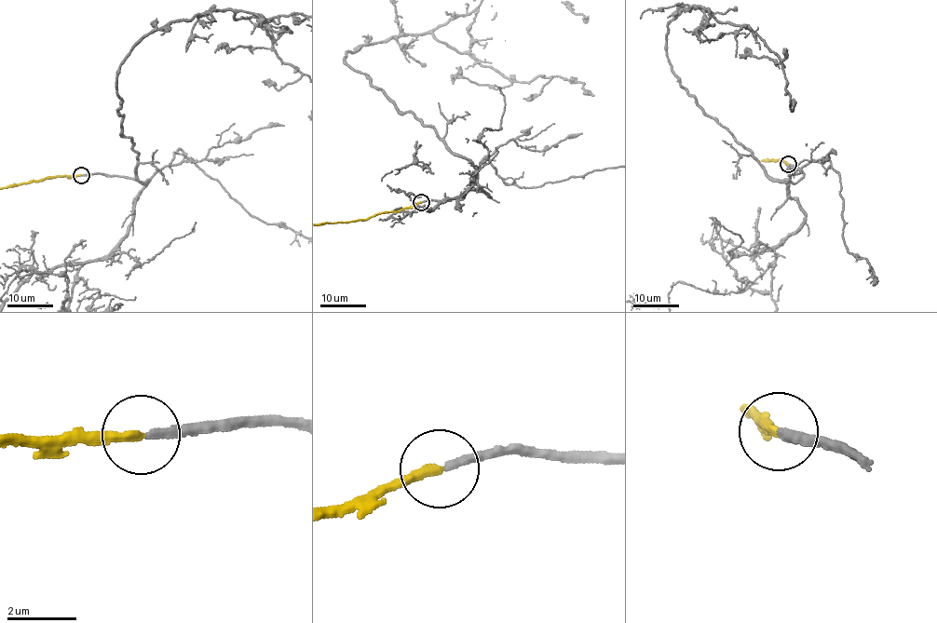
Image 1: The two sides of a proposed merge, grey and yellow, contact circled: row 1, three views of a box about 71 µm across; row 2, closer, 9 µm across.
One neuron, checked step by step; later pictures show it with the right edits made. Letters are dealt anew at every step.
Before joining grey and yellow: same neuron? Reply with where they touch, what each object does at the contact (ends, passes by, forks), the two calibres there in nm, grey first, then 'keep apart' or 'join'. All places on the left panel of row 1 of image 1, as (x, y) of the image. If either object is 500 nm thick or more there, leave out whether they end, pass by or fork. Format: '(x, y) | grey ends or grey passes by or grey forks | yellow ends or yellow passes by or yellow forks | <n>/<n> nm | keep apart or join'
(81, 175) | grey ends | yellow ends | 200/280 nm | join

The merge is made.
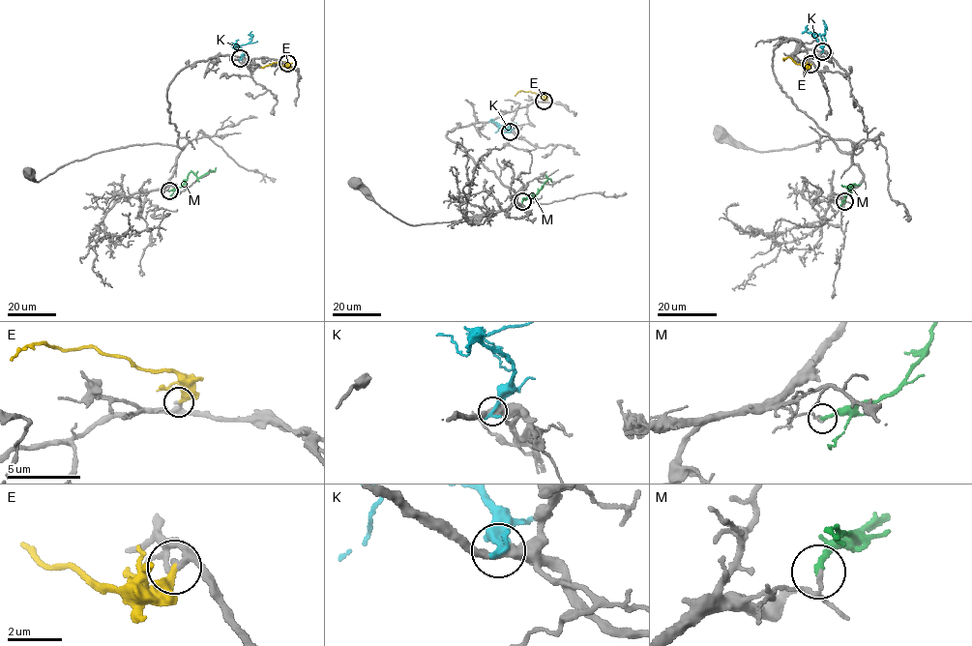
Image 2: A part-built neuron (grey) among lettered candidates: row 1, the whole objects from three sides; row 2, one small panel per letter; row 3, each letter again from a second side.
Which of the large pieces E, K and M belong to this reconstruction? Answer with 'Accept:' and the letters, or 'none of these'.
Accept: E

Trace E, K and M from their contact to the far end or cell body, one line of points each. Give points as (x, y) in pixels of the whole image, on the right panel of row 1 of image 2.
E: (810, 64), (801, 65), (788, 57), (784, 60)
K: (822, 51), (814, 34), (824, 35), (823, 20)
M: (844, 201), (855, 185), (849, 191), (846, 187), (853, 184)

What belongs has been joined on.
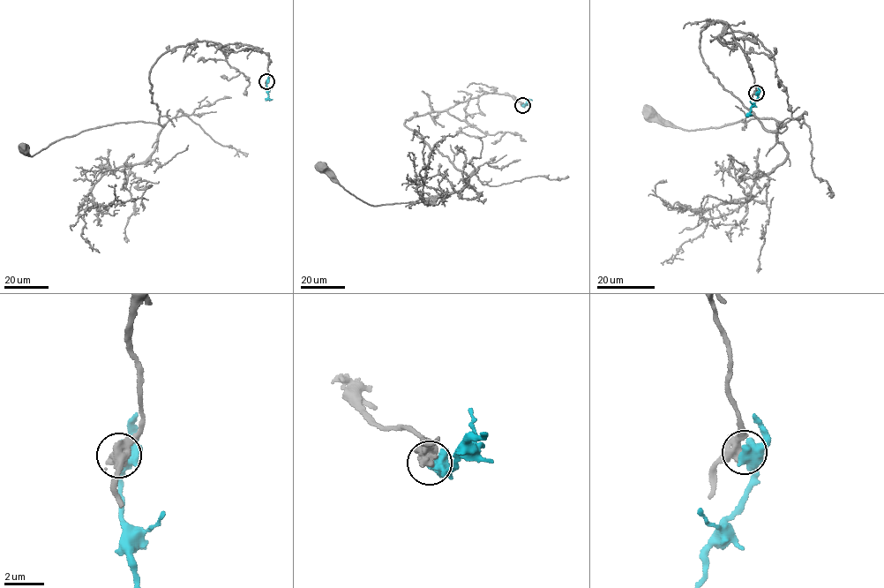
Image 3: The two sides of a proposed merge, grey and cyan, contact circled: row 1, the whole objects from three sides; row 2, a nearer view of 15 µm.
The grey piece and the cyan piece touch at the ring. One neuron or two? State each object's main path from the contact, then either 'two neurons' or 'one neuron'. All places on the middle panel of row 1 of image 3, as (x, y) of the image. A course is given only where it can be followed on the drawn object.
grey via (521, 105), (508, 95), (483, 94), (405, 120), (469, 178), (454, 192), (374, 206), (320, 167) | cyan via (521, 105), (525, 106), (532, 101) | two neurons

